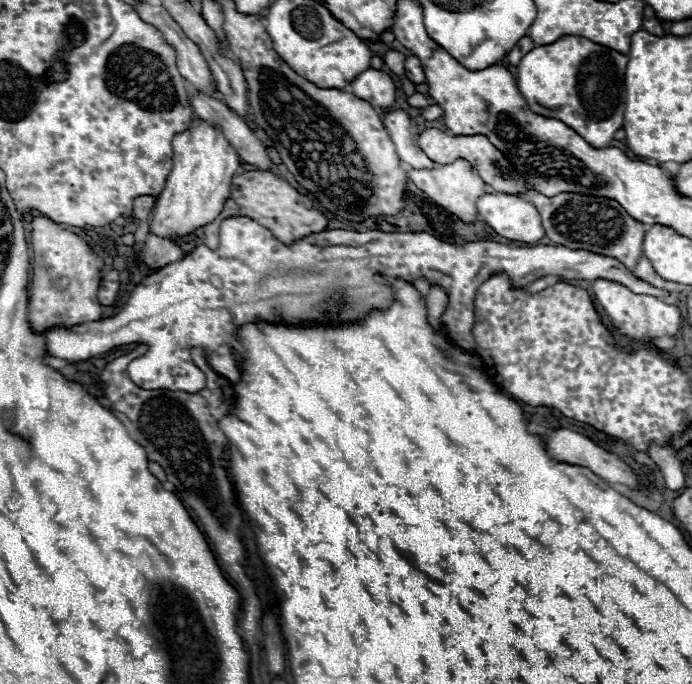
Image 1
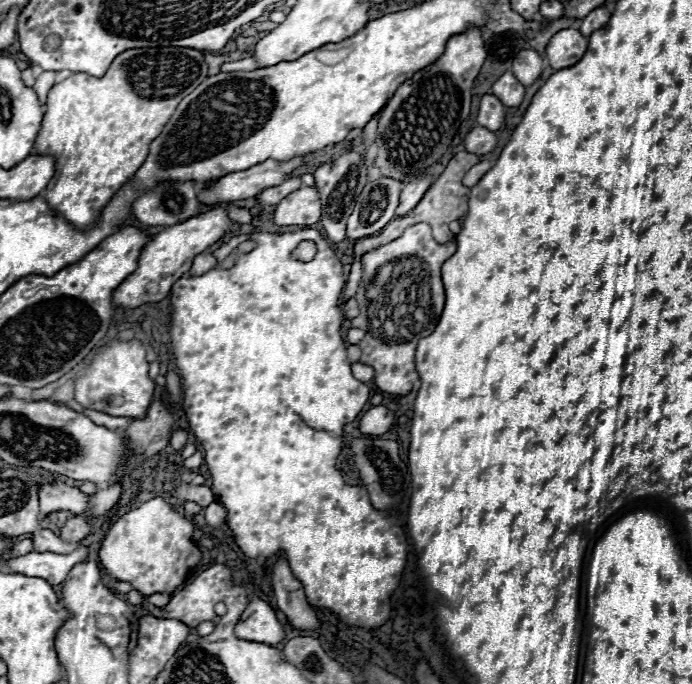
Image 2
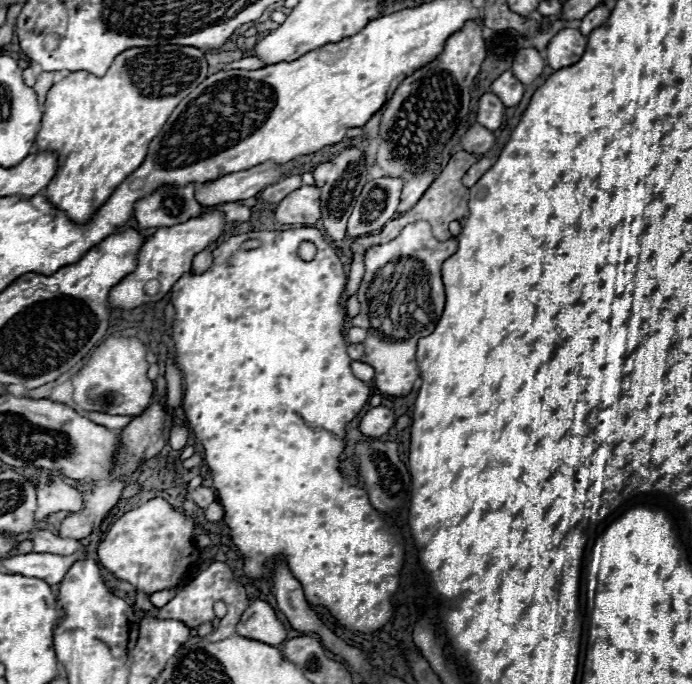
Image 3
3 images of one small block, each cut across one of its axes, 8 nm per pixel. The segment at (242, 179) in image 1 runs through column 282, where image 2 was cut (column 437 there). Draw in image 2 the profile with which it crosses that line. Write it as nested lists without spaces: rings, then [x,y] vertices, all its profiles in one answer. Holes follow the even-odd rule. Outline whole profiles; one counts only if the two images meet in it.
[[[458,152],[458,154],[450,160],[450,164],[448,164],[446,170],[442,172],[442,176],[428,188],[428,192],[424,194],[424,198],[420,200],[420,204],[418,204],[412,212],[408,212],[406,216],[396,218],[396,220],[392,220],[390,224],[386,224],[380,234],[376,234],[376,236],[366,236],[366,238],[354,242],[354,264],[352,264],[350,276],[348,276],[346,286],[344,286],[344,292],[342,292],[342,304],[348,302],[350,298],[354,298],[354,294],[356,294],[356,290],[358,290],[358,284],[360,284],[360,278],[362,278],[362,266],[360,266],[362,254],[364,254],[364,252],[370,252],[372,248],[378,248],[380,244],[388,244],[388,242],[400,238],[400,236],[404,234],[404,228],[408,228],[408,226],[412,226],[412,224],[426,222],[426,224],[432,228],[432,234],[434,234],[436,242],[446,244],[446,242],[454,240],[454,234],[448,230],[448,224],[454,222],[454,220],[458,220],[458,218],[462,218],[462,216],[466,216],[466,212],[468,212],[468,194],[470,194],[470,188],[462,186],[462,178],[464,178],[464,174],[466,174],[472,166],[476,166],[480,160],[482,160],[482,158],[476,156],[476,154]]]

